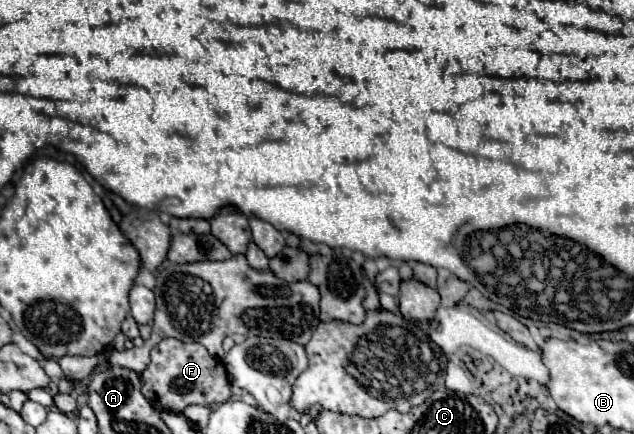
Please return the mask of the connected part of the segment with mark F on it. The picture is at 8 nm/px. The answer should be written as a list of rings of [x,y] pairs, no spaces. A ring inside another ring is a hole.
[[[162,338],[150,352],[150,364],[140,374],[142,394],[160,410],[182,412],[190,404],[222,404],[232,398],[230,380],[224,364],[210,356],[202,344],[186,344],[174,338]]]

